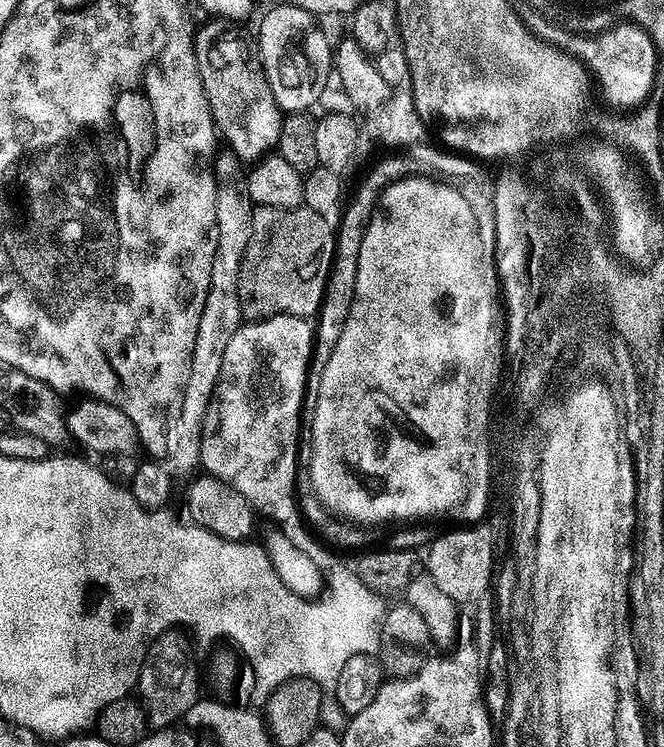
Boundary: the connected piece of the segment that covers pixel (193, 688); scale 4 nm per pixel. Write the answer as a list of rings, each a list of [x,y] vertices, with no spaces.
[[[165,630],[147,645],[144,663],[140,665],[138,699],[144,705],[149,729],[173,727],[201,699],[202,692],[197,687],[193,641],[183,634],[180,630]]]

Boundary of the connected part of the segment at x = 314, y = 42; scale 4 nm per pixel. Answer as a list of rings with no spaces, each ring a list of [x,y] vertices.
[[[271,6],[267,9],[268,13],[260,20],[260,44],[258,40],[258,55],[260,57],[260,63],[264,66],[264,76],[270,82],[270,90],[274,94],[274,98],[278,102],[281,113],[287,114],[289,112],[308,112],[312,110],[312,107],[315,109],[320,103],[320,95],[322,90],[326,87],[329,87],[330,80],[329,78],[333,75],[333,55],[334,48],[331,44],[328,45],[328,40],[324,37],[324,32],[319,28],[317,17],[313,16],[312,13],[307,12],[306,10],[298,10],[298,6]]]

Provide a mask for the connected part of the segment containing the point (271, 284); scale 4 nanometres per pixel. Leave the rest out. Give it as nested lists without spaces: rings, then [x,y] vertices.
[[[253,207],[252,223],[254,225],[254,238],[246,246],[244,257],[240,263],[238,276],[238,298],[240,299],[240,315],[245,321],[265,320],[271,316],[303,316],[312,318],[320,311],[320,304],[324,301],[324,287],[328,281],[328,271],[332,269],[332,257],[336,255],[336,233],[333,221],[322,218],[322,214],[314,214],[314,210],[306,207],[298,208],[262,208]]]

